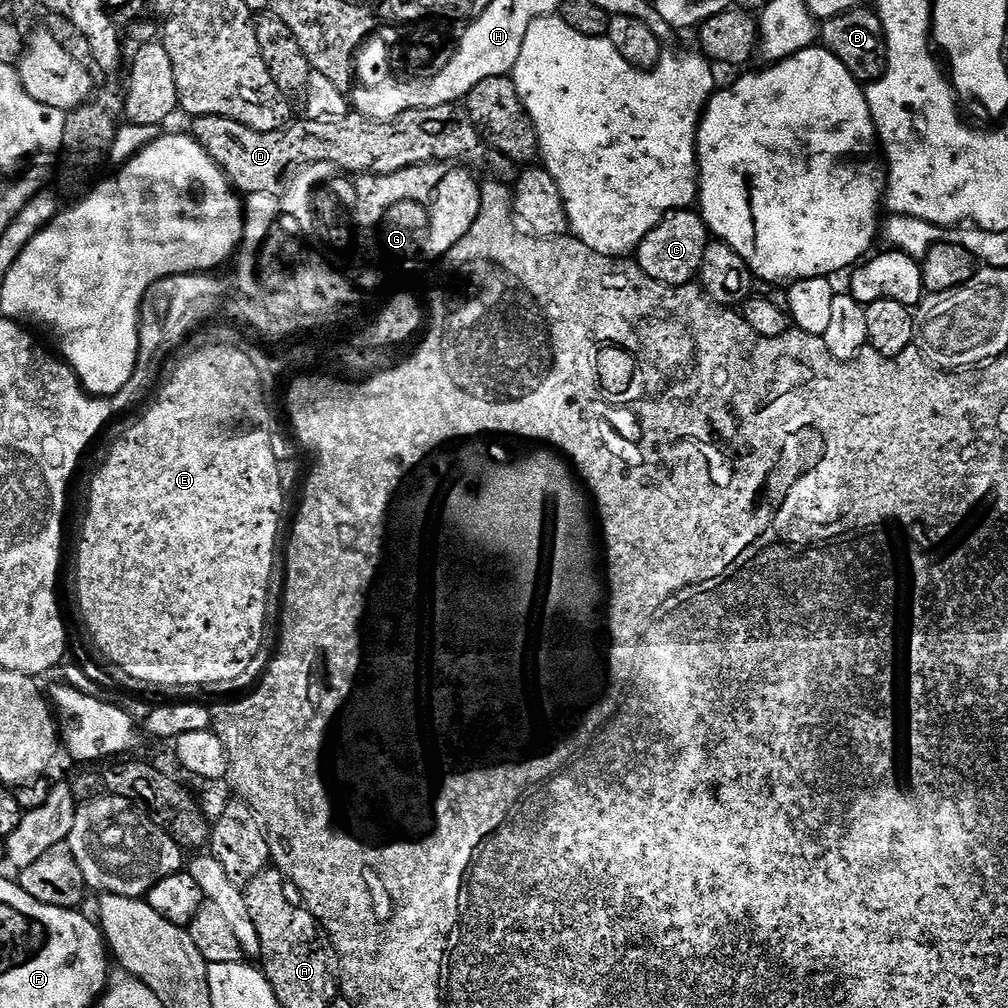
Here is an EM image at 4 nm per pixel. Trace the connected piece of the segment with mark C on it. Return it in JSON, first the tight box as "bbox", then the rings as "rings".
{"bbox":[634,210,710,288],"rings":[[[696,210],[669,212],[634,253],[634,259],[647,276],[672,288],[693,283],[700,275],[700,267],[710,243],[710,233],[703,216]]]}

